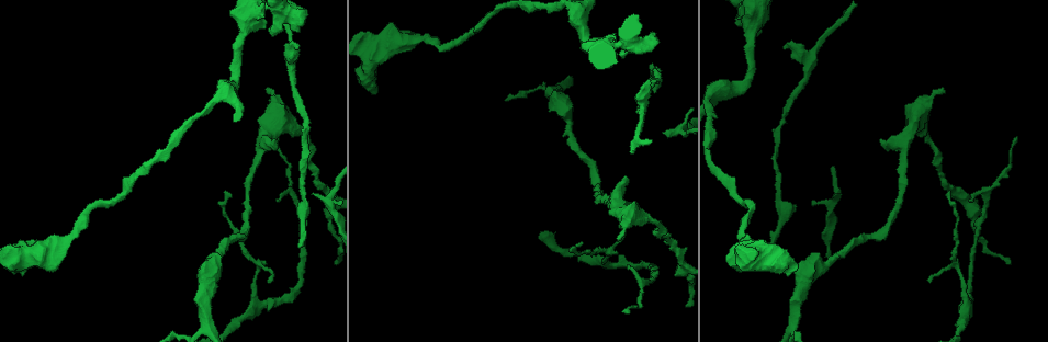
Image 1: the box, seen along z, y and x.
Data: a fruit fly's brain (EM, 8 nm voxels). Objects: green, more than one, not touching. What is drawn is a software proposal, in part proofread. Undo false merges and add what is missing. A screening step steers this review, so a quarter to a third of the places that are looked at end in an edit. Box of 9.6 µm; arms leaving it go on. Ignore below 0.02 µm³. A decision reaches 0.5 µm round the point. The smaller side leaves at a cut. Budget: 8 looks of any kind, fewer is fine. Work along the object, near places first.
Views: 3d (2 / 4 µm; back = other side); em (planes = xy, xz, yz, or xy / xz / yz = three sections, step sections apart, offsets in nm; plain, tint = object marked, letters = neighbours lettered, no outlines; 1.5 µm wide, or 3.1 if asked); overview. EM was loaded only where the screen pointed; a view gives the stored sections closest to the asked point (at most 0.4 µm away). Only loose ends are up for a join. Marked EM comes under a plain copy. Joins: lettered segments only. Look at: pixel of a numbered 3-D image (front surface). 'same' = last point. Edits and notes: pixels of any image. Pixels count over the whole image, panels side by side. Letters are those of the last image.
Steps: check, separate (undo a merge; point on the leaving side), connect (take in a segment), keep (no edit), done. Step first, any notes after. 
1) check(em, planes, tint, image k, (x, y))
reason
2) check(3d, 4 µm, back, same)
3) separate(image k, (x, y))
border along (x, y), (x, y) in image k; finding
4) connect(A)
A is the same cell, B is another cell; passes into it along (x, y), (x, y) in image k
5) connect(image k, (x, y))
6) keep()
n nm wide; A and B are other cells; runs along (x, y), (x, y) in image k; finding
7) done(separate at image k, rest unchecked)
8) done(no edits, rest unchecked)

check(em, planes, letters, image 1, (621, 239))
free end

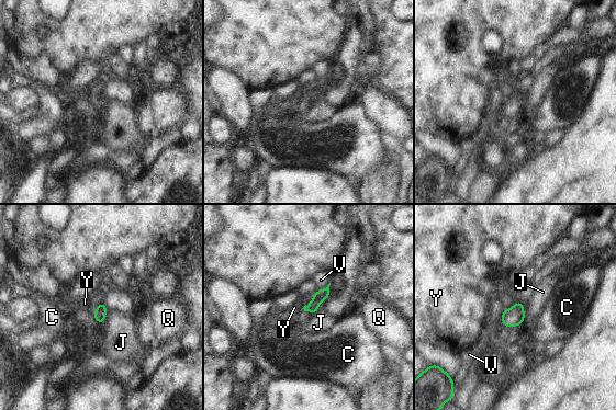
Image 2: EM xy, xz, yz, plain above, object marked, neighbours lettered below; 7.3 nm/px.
keep()
C, J, Q, V and Y are other cells; border along (524, 309), (524, 320), (519, 325) in image 2; none of them fits

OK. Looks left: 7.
check(em, planes, letters, image 1, (644, 109))
sudden change in width

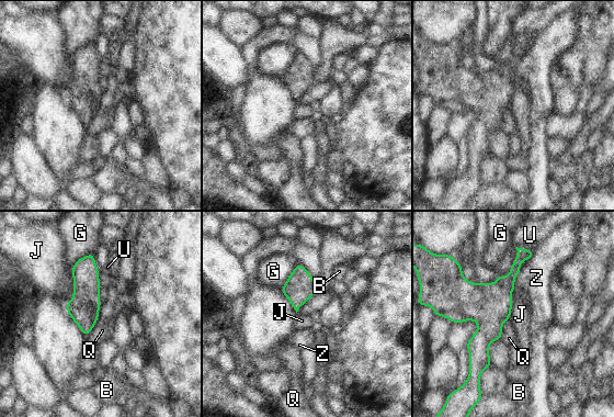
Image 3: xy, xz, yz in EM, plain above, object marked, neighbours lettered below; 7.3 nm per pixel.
keep()
B, G, J, Q, U and Z are other cells; border along (509, 318), (502, 325), (500, 339) in image 3; one neuron here

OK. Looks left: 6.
check(em, planes, letters, image 1, (649, 67))
thin end

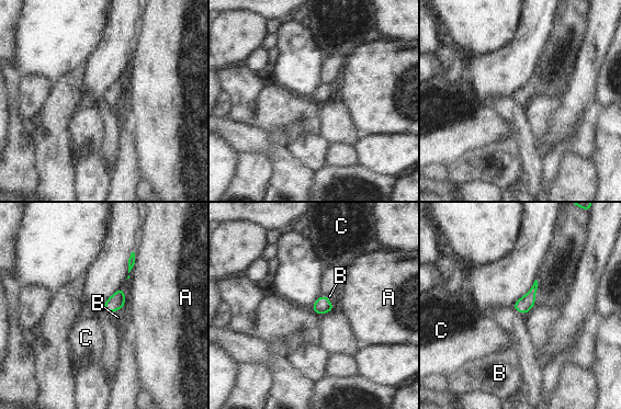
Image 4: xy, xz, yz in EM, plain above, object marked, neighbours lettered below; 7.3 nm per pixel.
connect(B)
110 nm wide; B is the same cell, A and C are other cells; passes into it along (115, 302), (114, 310), (117, 317) in image 4; the neuron continues

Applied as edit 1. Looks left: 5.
done(connect at image 4, rest unchecked)

